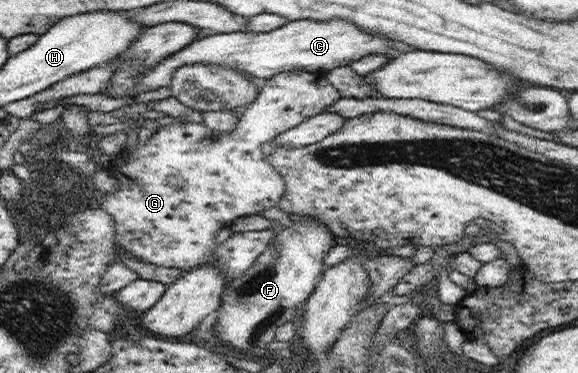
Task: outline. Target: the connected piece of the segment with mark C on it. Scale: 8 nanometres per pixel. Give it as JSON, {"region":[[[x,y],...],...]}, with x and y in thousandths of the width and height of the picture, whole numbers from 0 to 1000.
{"region":[[[576,48],[561,59],[535,51],[500,56],[486,75],[467,86],[372,88],[334,107],[310,139],[284,153],[265,182],[254,182],[251,198],[237,214],[237,231],[227,241],[225,257],[235,260],[249,244],[296,231],[299,193],[320,172],[344,166],[382,174],[386,182],[424,190],[452,217],[497,190],[566,196],[585,177],[607,177],[607,169],[638,147],[670,145],[670,155],[676,161],[683,155],[683,137],[683,110],[654,91],[637,91],[607,54],[593,48]]]}

